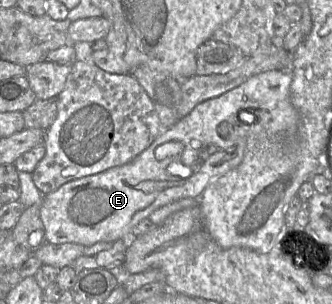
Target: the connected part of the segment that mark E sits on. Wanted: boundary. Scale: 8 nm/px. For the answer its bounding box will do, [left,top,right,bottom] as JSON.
[40,70,300,247]

